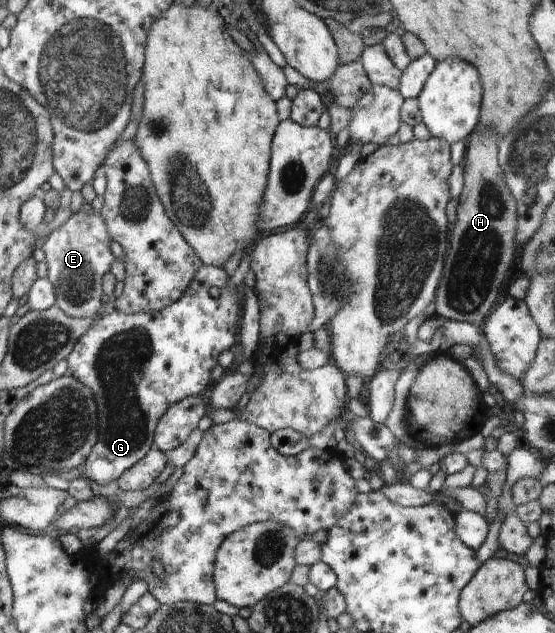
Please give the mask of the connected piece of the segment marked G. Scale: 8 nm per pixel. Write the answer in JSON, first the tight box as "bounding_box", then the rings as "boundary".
{"bounding_box":[68,266,241,485],"boundary":[[[207,266],[199,271],[197,278],[192,282],[192,287],[187,291],[187,294],[176,305],[169,307],[161,312],[146,312],[141,314],[127,314],[115,310],[111,314],[101,316],[92,329],[77,343],[75,351],[68,358],[70,365],[69,373],[79,379],[81,383],[87,384],[89,388],[96,393],[97,404],[100,409],[100,443],[97,443],[95,450],[89,457],[88,463],[80,468],[80,471],[90,480],[98,482],[101,485],[107,485],[112,481],[118,481],[130,469],[137,466],[143,459],[148,458],[149,453],[156,447],[156,434],[160,427],[161,421],[168,415],[171,406],[180,403],[181,400],[189,397],[203,396],[203,390],[210,389],[211,379],[213,379],[213,369],[219,365],[219,355],[223,349],[229,349],[235,343],[237,337],[237,323],[241,319],[241,301],[237,295],[236,288],[233,290],[228,287],[229,275],[225,273],[225,269],[221,267]]]}

